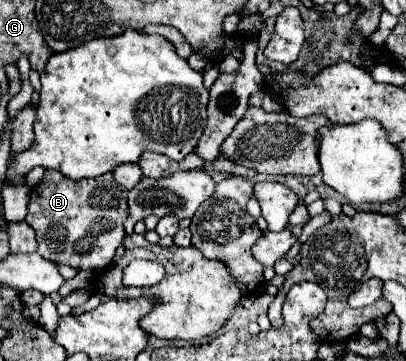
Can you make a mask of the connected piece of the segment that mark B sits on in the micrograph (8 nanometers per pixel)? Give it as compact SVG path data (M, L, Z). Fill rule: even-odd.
M47 170L43 182L31 190L29 214L25 222L35 228L39 244L37 252L45 260L83 270L97 270L107 268L115 256L115 250L121 246L127 212L127 190L115 182L111 172L99 178L73 182L59 172Z

